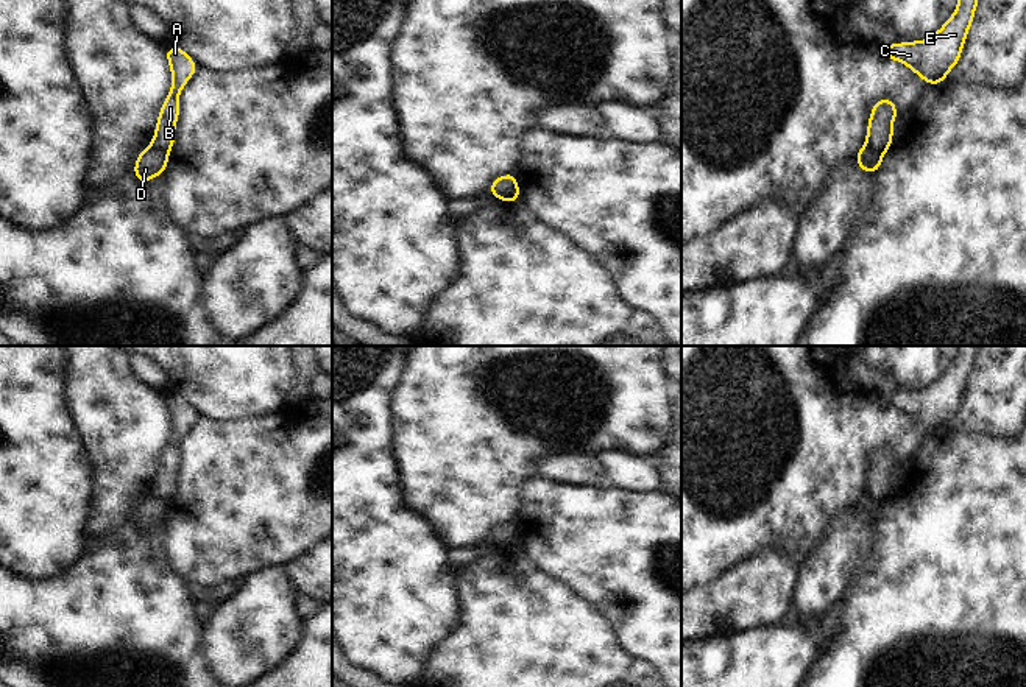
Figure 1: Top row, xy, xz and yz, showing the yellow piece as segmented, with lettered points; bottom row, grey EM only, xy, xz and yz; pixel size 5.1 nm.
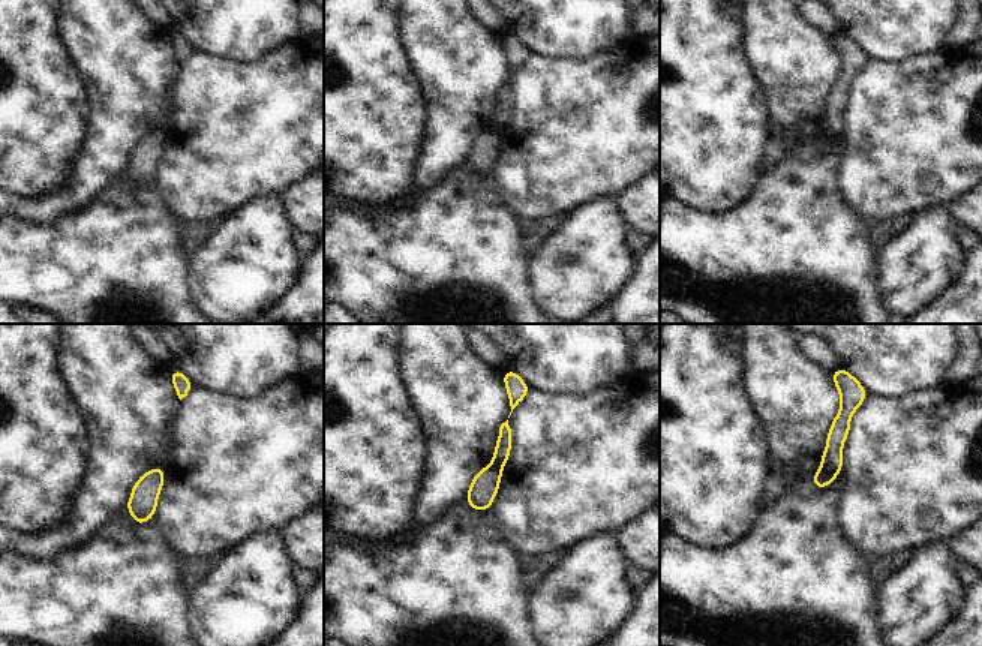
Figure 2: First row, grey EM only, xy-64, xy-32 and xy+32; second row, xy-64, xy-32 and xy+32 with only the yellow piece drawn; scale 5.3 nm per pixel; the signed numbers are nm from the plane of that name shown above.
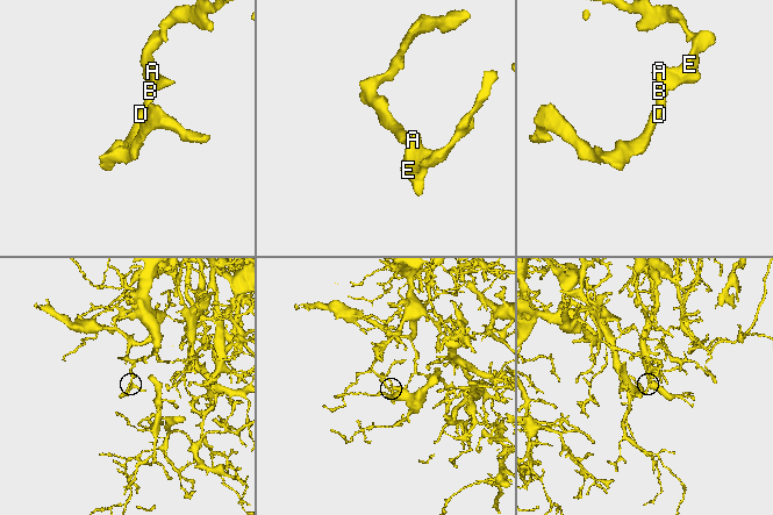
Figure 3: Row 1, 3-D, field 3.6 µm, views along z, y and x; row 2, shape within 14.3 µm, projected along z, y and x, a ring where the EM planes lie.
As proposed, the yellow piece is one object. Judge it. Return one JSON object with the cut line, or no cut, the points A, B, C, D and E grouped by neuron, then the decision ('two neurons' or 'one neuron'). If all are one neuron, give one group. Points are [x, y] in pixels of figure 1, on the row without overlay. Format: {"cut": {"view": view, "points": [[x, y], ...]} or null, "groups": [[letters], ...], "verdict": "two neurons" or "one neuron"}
{"cut": {"view": "xz", "points": [[516, 536], [501, 549]]}, "groups": [["A", "B", "C", "E"], ["D"]], "verdict": "two neurons"}

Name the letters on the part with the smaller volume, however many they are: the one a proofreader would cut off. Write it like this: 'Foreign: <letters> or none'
Foreign: D

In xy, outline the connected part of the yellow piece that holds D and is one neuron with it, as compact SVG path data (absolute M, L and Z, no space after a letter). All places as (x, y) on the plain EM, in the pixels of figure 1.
M148 494L137 505L134 513L134 527L139 531L148 531L159 523L164 523L168 514L168 505L165 505L159 497Z

